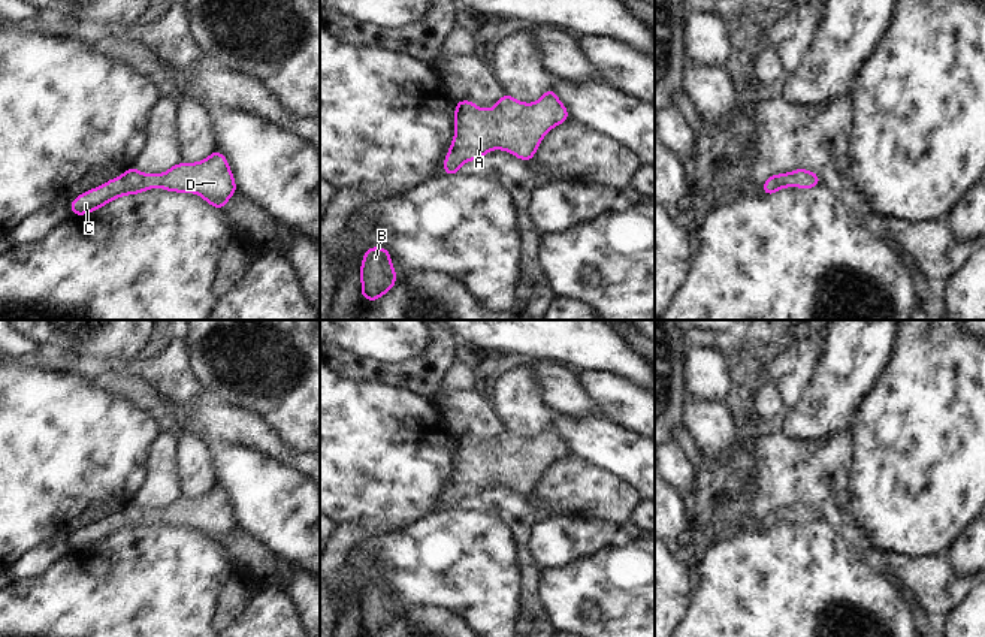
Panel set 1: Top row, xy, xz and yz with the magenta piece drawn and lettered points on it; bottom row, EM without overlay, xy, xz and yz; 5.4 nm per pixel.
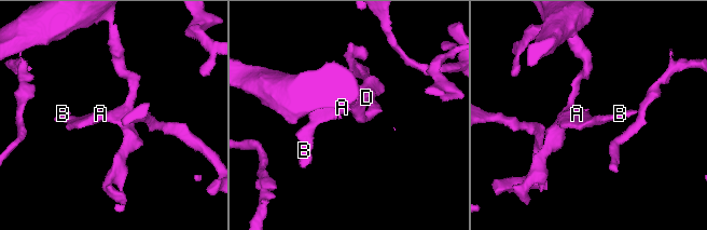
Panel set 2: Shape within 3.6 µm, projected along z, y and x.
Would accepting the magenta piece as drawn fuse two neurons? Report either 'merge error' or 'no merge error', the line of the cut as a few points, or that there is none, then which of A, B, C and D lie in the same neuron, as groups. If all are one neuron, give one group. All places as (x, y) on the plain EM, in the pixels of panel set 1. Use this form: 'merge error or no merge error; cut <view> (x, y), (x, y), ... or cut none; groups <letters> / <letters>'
no merge error; cut none; groups A B C D

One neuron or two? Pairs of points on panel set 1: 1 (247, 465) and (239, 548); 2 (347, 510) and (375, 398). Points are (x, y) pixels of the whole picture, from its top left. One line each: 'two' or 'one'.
1: two
2: one

